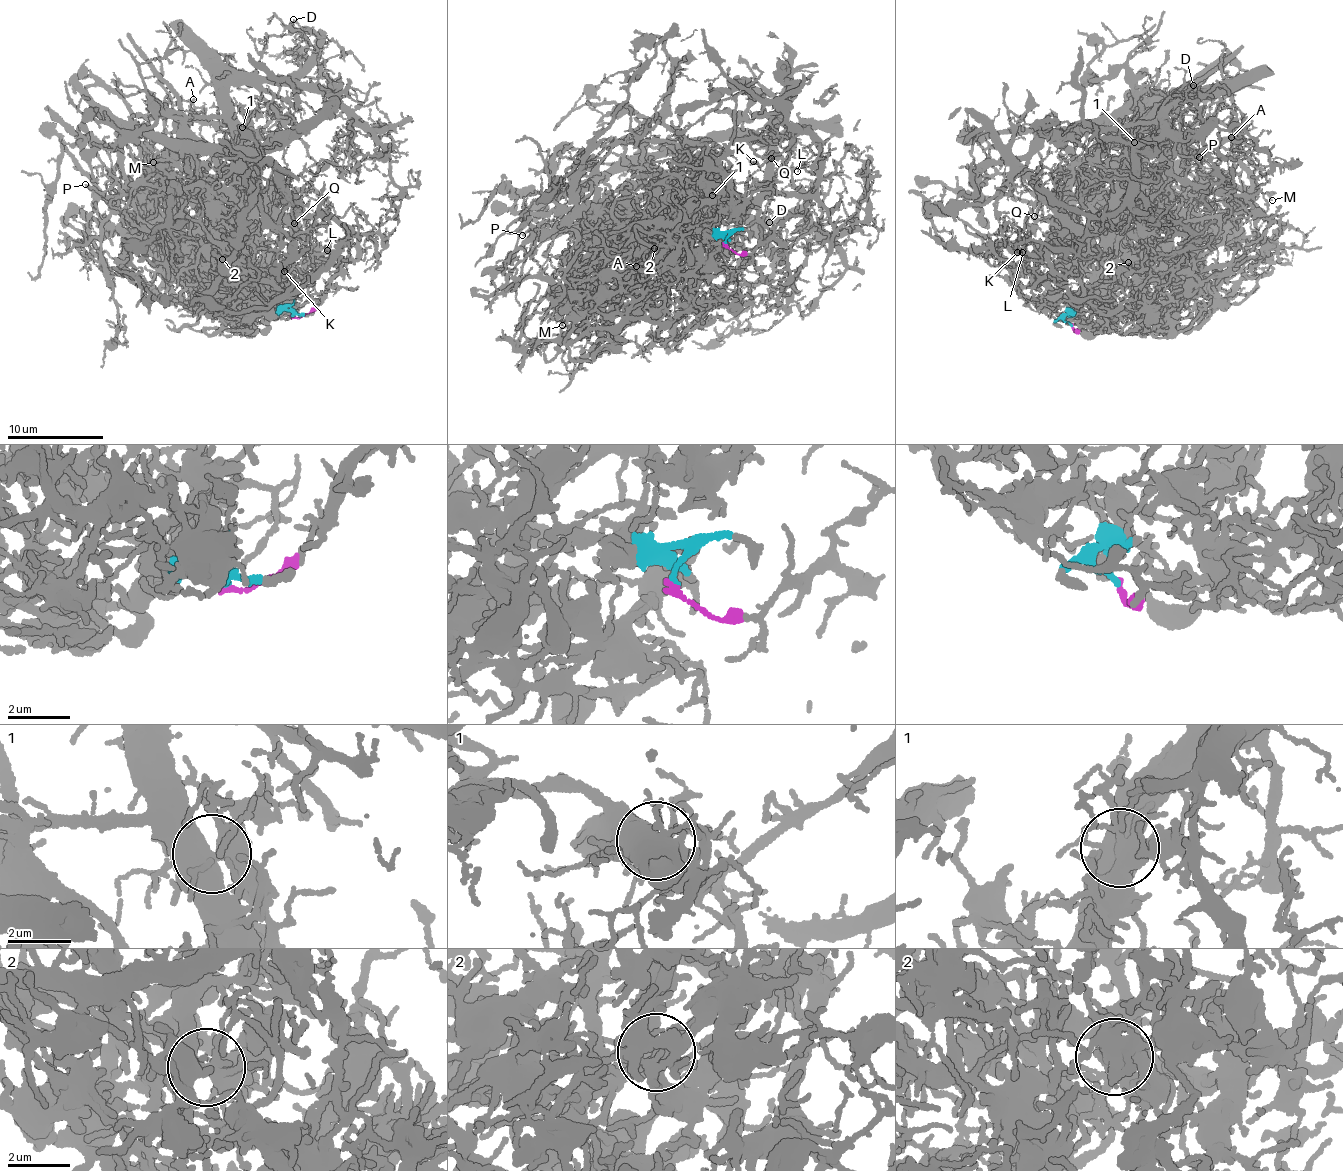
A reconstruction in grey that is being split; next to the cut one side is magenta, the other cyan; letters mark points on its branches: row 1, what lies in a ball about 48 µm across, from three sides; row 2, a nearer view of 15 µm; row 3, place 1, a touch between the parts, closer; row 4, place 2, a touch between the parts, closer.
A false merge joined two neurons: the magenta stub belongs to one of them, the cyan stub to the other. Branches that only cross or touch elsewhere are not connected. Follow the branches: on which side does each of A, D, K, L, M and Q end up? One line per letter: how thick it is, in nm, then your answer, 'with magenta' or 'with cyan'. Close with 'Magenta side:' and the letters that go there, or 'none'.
A: 160 nm thick; with magenta
D: 150 nm thick; with magenta
K: 120 nm thick; with magenta
L: 130 nm thick; with magenta
M: 190 nm thick; with cyan
Q: 130 nm thick; with magenta
Magenta side: A, D, K, L, Q

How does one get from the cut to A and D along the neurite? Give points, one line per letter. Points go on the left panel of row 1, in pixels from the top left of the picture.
A: (293, 316), (319, 301), (337, 264), (276, 217), (224, 93), (226, 118), (220, 121), (191, 117), (194, 99)
D: (293, 316), (319, 301), (337, 264), (276, 217), (229, 98), (315, 57), (319, 36), (293, 19)

